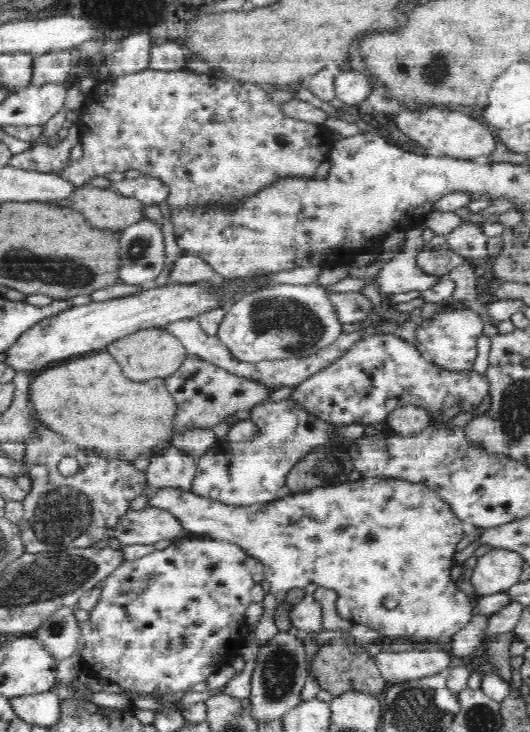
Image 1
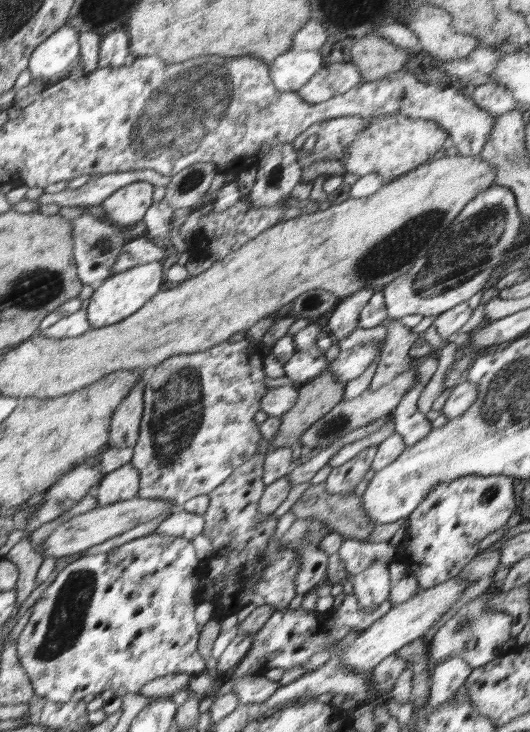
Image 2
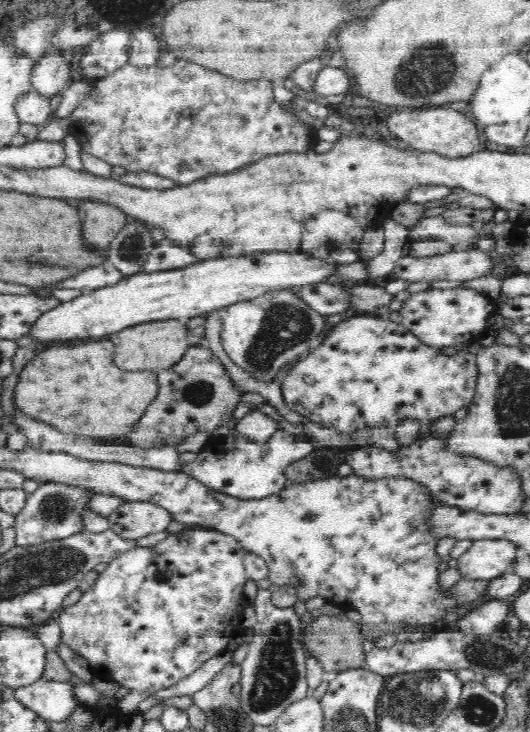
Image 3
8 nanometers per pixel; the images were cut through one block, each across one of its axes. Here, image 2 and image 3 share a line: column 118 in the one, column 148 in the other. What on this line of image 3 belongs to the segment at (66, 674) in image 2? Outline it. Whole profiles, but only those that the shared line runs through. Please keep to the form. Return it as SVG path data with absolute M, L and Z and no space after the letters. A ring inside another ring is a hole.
M187 528L170 533L154 546L135 546L108 562L92 589L82 594L76 604L57 612L55 620L62 629L62 643L86 659L90 670L98 672L98 676L106 674L107 679L112 674L114 682L127 688L128 693L116 705L124 713L132 713L136 703L192 674L242 632L244 606L240 600L248 581L243 563L245 553L240 541L232 536Z

